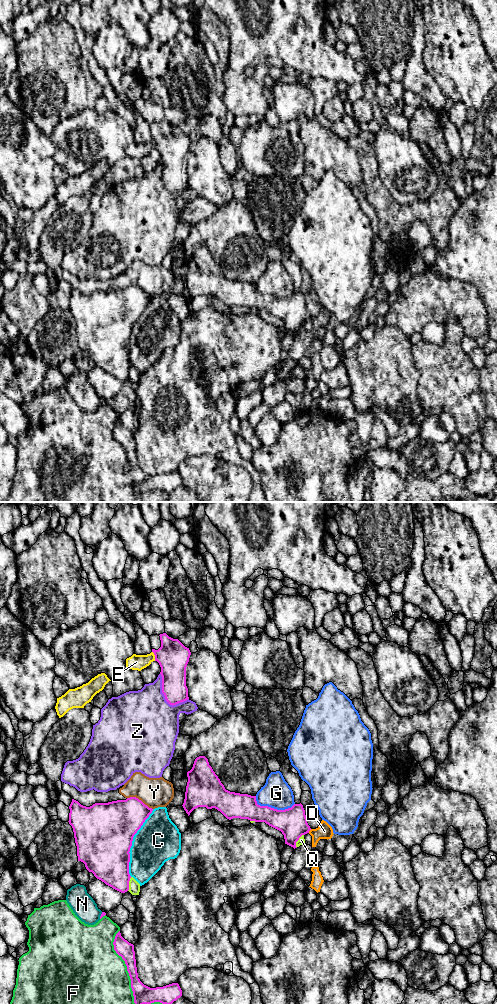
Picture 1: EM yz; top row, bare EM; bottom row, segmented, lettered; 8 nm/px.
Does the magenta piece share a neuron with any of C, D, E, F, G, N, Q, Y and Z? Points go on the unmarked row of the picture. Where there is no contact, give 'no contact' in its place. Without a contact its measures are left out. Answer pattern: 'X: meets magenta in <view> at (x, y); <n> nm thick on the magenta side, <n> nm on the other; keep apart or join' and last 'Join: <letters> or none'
C: meets magenta in yz at (131, 331); 480 nm thick on the magenta side, 360 nm on the other; keep apart
D: meets magenta in yz at (309, 318); 240 nm thick on the magenta side, 130 nm on the other; keep apart
E: meets magenta in yz at (155, 144); 260 nm thick on the magenta side, 130 nm on the other; keep apart
F: meets magenta in yz at (131, 472); 150 nm thick on the magenta side, 500 nm on the other; keep apart
G: meets magenta in yz at (272, 296); 240 nm thick on the magenta side, 240 nm on the other; keep apart
N: meets magenta in yz at (101, 403); 30 nm thick on the magenta side, 190 nm on the other; keep apart
Q: meets magenta in yz at (297, 328); 240 nm thick on the magenta side, 50 nm on the other; keep apart
Y: meets magenta in yz at (140, 288); 340 nm thick on the magenta side, 240 nm on the other; keep apart
Z: meets magenta in yz at (165, 186); 200 nm thick on the magenta side, 480 nm on the other; keep apart
Join: none

